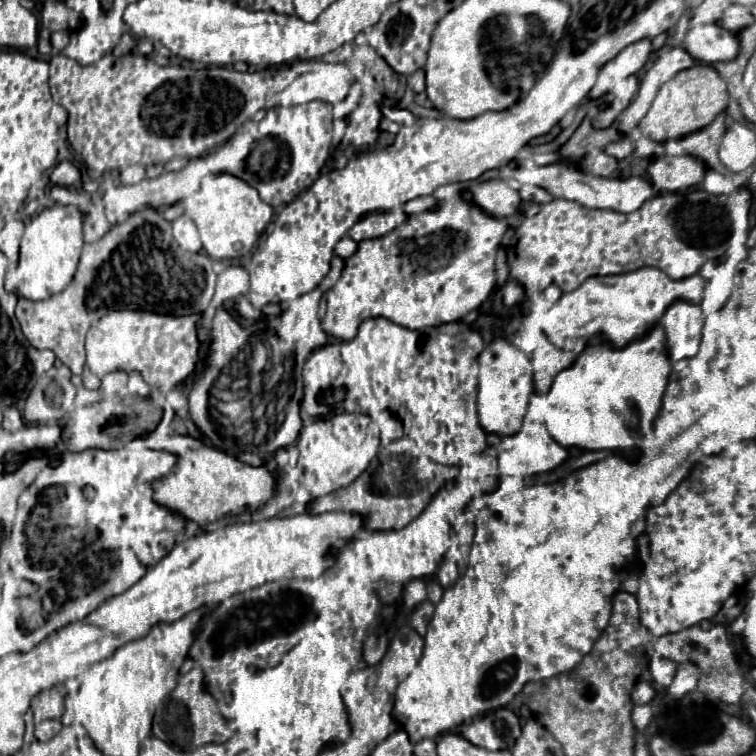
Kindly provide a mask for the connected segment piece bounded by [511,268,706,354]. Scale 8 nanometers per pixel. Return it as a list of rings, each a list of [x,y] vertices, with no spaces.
[[[639,268],[635,272],[617,276],[591,276],[577,290],[563,294],[549,310],[531,310],[529,314],[525,314],[525,326],[519,330],[519,334],[513,336],[511,342],[519,346],[525,338],[543,334],[551,344],[573,354],[581,354],[587,346],[599,342],[621,348],[623,344],[639,338],[647,330],[647,326],[655,324],[673,300],[683,298],[694,304],[701,303],[705,286],[706,281],[700,272],[689,278],[671,280],[657,268]]]

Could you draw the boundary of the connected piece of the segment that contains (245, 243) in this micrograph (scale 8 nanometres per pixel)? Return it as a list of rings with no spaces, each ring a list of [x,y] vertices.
[[[223,172],[207,174],[201,180],[201,188],[195,194],[183,198],[181,206],[185,216],[189,216],[199,228],[203,250],[215,260],[231,260],[251,254],[259,236],[273,218],[273,206],[263,202],[255,188],[251,188],[245,180]]]

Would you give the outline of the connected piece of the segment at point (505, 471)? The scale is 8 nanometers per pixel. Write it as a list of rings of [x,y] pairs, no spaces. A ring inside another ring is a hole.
[[[525,420],[521,432],[517,432],[513,436],[503,436],[501,442],[495,448],[497,448],[499,474],[503,474],[503,476],[523,476],[523,478],[529,478],[529,476],[545,474],[545,472],[557,468],[567,458],[567,450],[563,446],[559,446],[547,434],[543,420]]]

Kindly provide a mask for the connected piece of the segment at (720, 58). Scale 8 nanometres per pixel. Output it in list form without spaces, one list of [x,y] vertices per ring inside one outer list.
[[[707,24],[687,32],[681,46],[703,64],[719,64],[731,62],[739,56],[741,40],[737,32],[729,32],[717,24]]]

